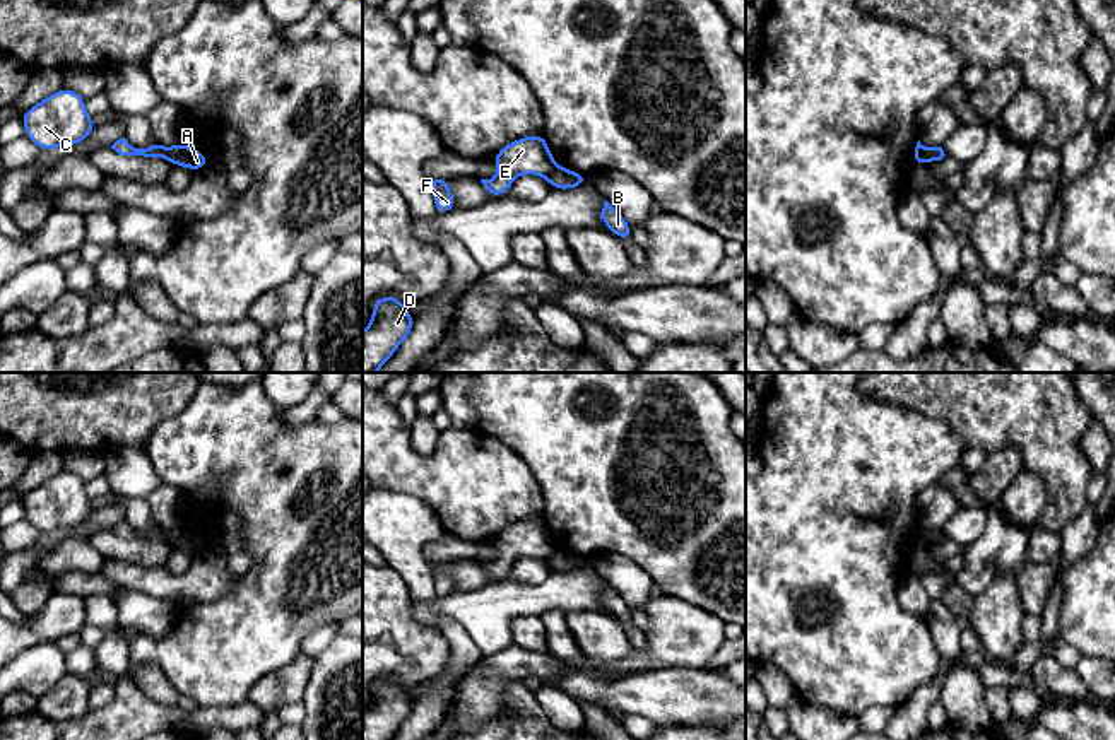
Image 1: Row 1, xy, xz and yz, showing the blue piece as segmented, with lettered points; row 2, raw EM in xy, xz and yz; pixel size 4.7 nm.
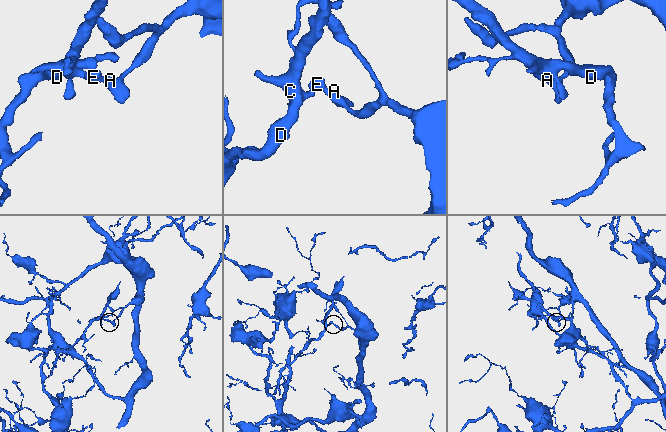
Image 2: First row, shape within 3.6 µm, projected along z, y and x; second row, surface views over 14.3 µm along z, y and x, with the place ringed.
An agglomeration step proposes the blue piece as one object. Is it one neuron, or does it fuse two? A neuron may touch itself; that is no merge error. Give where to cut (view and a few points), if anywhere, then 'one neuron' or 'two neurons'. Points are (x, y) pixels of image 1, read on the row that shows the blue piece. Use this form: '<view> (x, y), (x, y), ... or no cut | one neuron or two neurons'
yz (927, 147), (929, 161) | two neurons

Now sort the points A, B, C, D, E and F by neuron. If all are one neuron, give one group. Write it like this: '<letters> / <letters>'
A B / C D E F

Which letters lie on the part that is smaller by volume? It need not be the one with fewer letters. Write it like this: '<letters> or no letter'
C, D, E, F

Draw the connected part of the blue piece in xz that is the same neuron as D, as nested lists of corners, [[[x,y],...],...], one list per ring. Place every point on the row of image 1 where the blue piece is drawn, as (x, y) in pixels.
[[[393,294],[376,299],[363,332],[363,373],[376,373],[385,366],[412,328],[409,309]]]

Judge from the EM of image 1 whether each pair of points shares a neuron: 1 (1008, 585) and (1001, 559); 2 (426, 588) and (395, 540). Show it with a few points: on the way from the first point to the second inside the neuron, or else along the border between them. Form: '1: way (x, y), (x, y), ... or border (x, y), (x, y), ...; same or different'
1: border (1014, 573), (997, 576), (975, 597); different
2: way (418, 576), (404, 552); same

